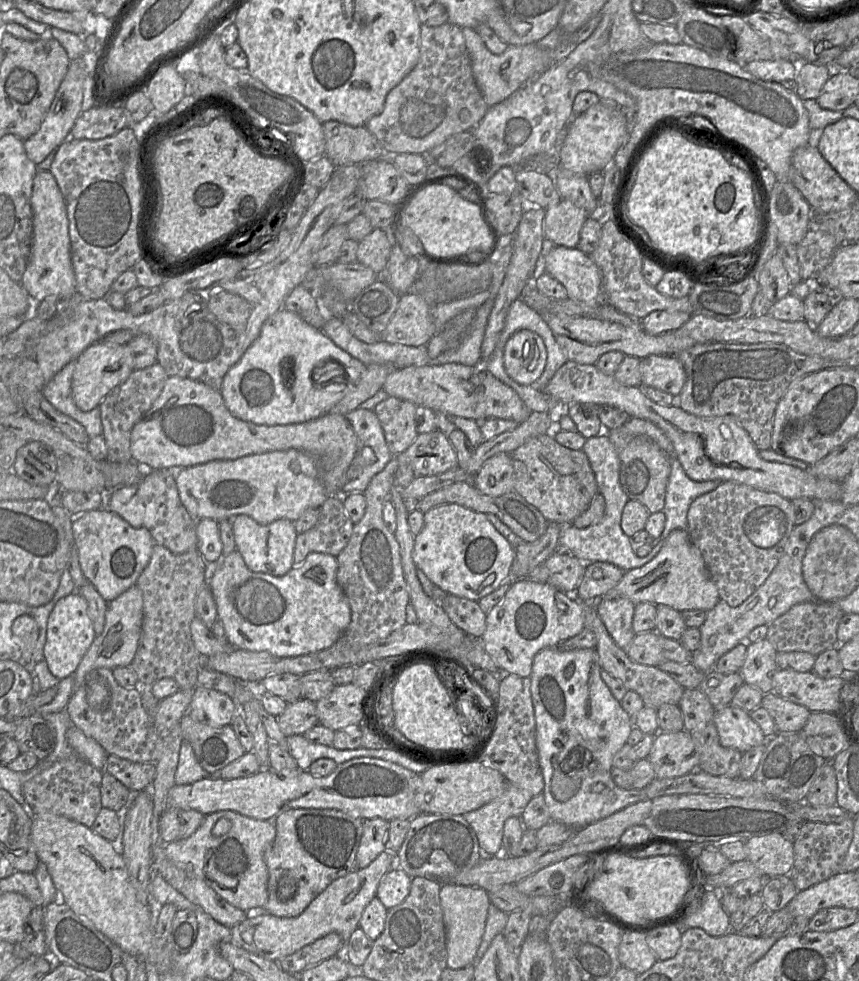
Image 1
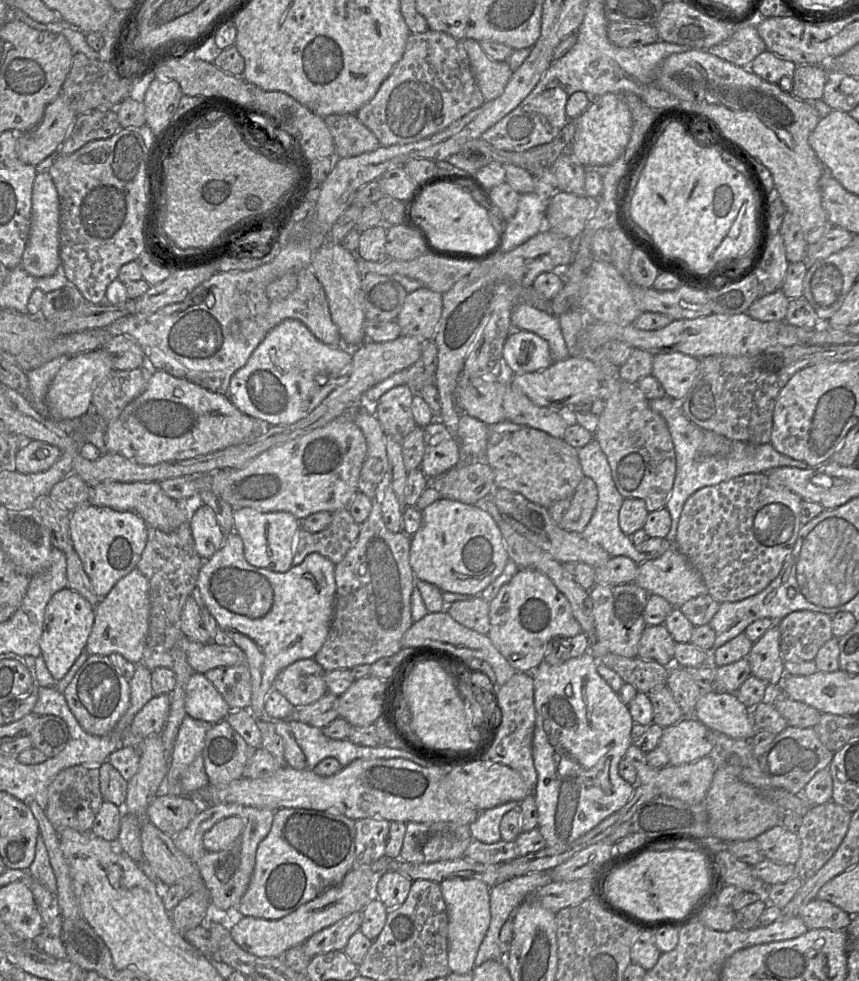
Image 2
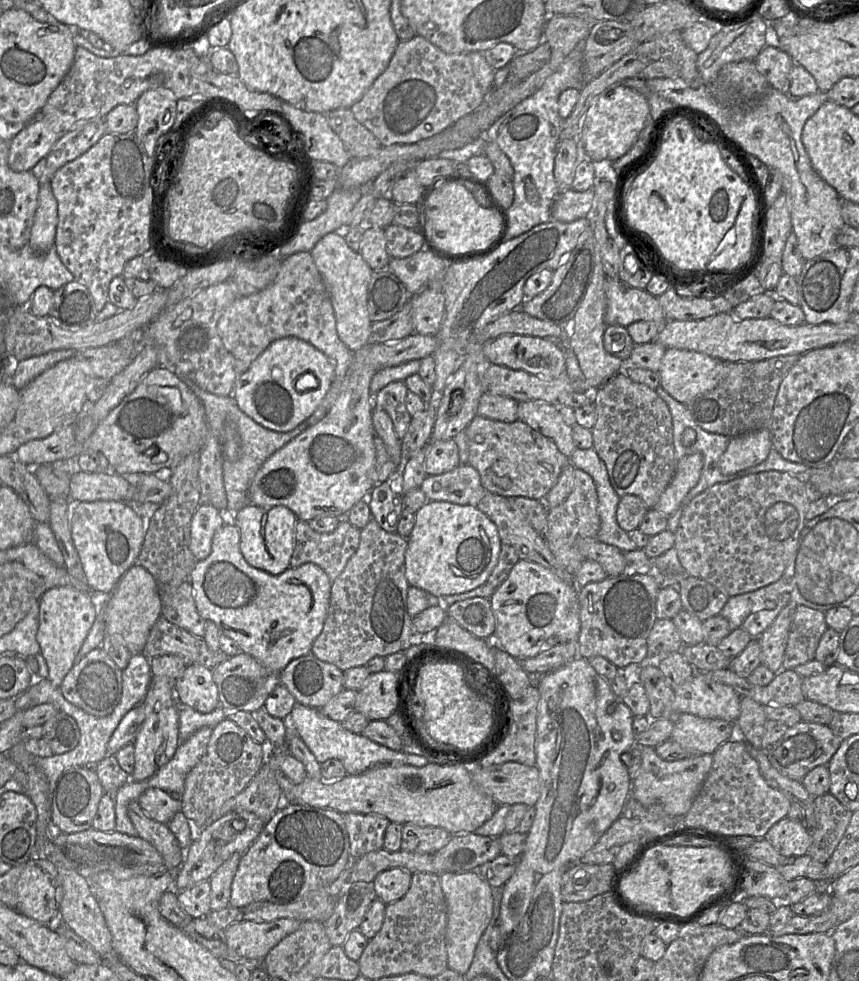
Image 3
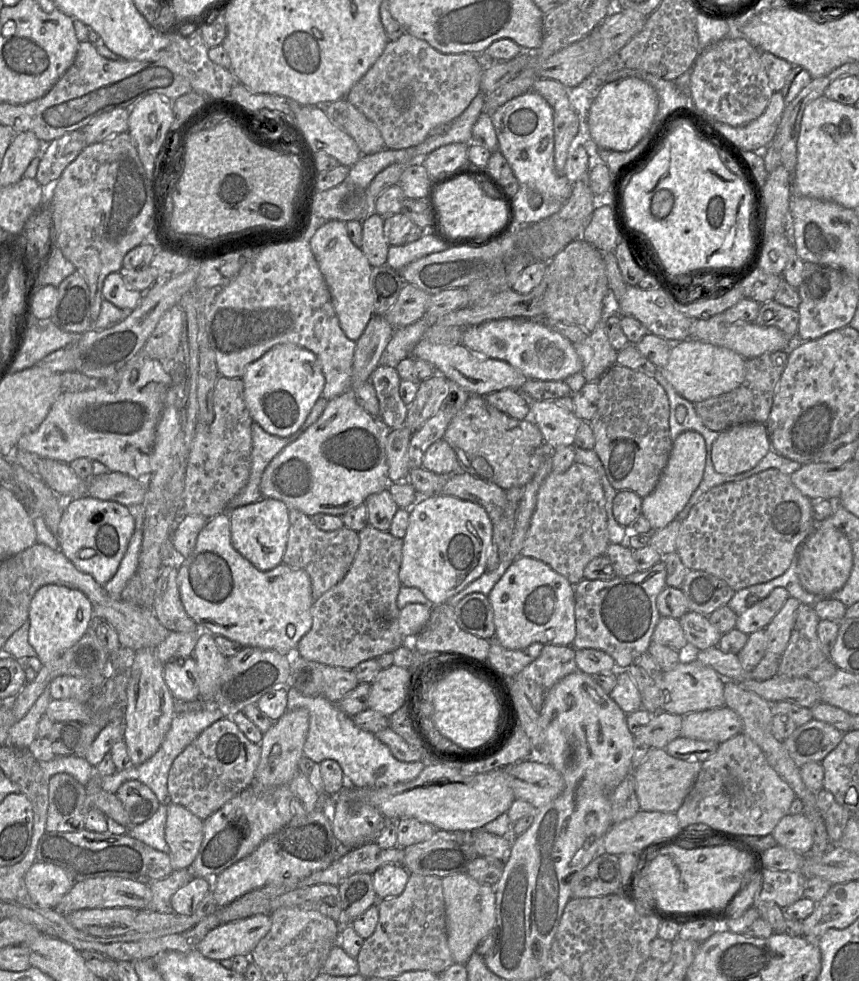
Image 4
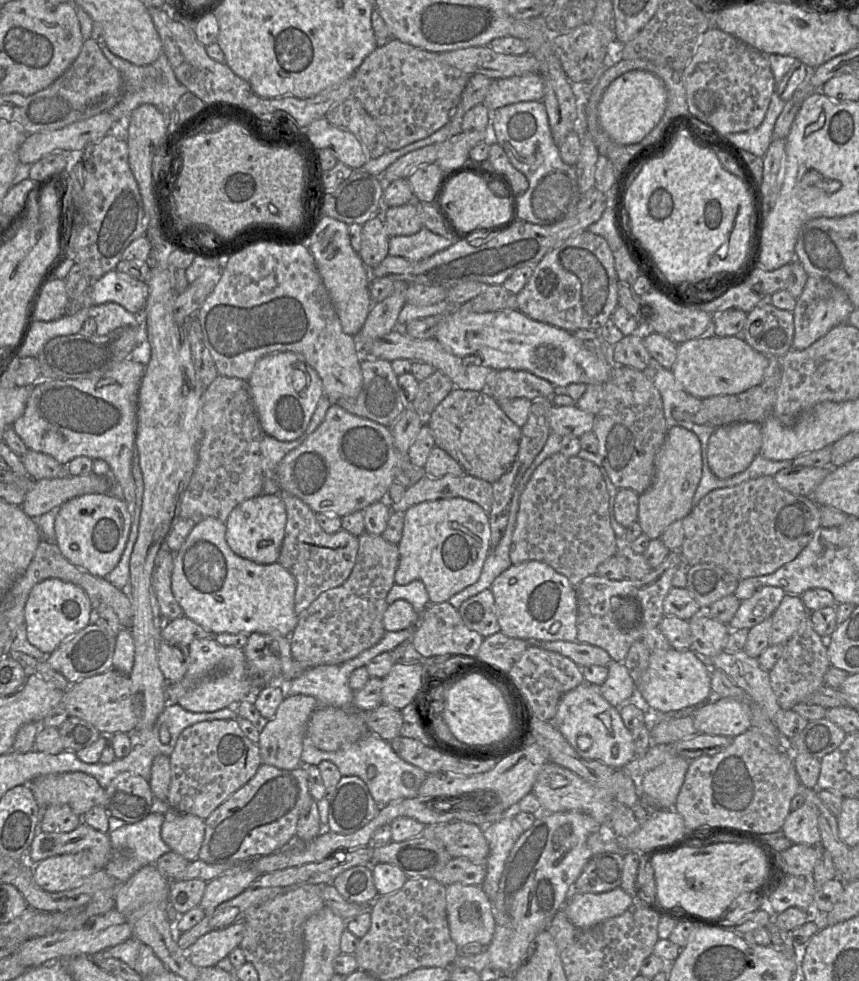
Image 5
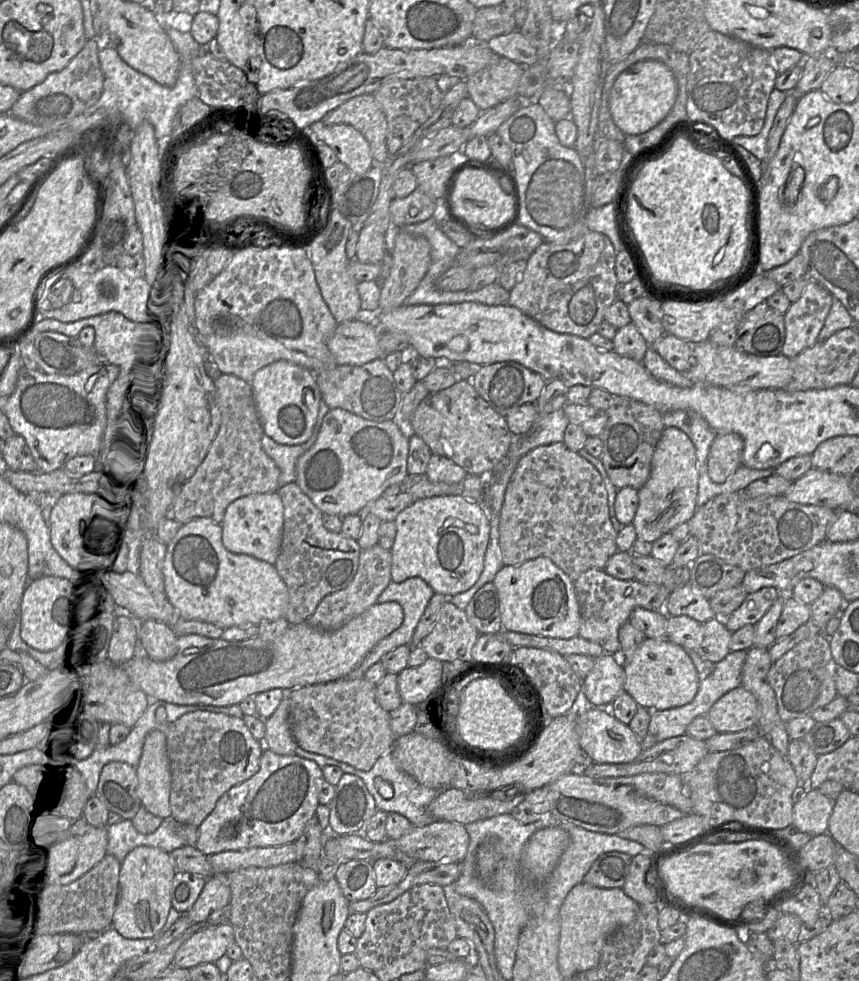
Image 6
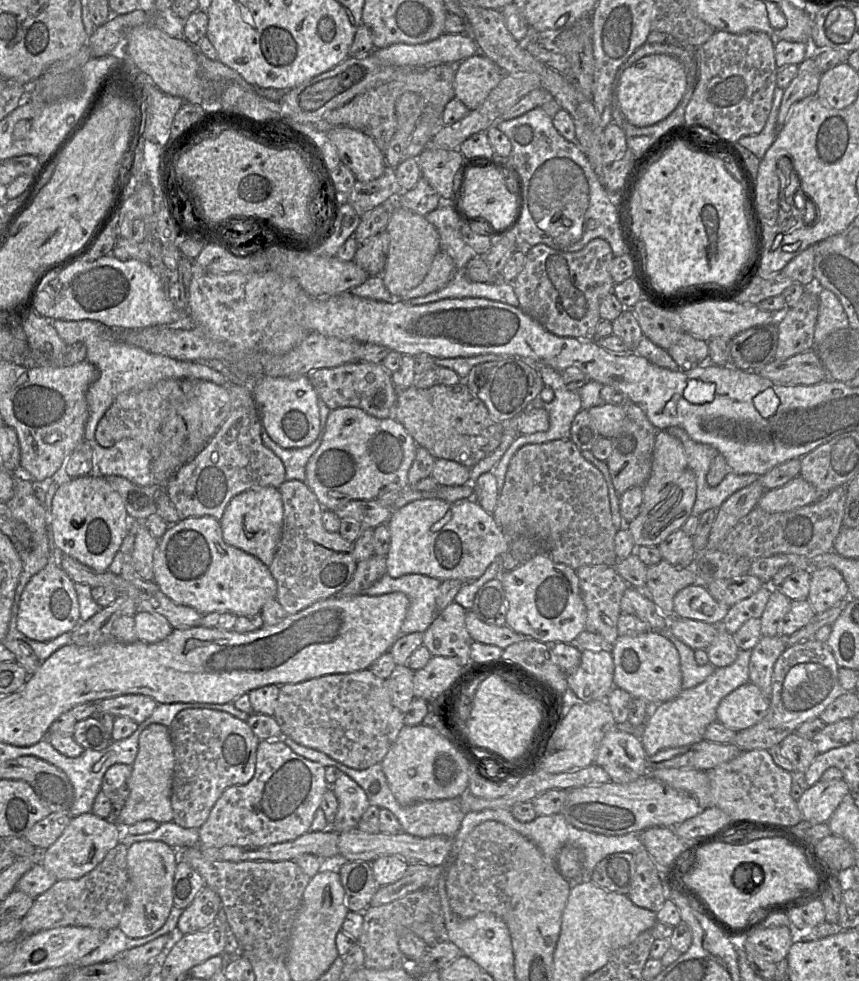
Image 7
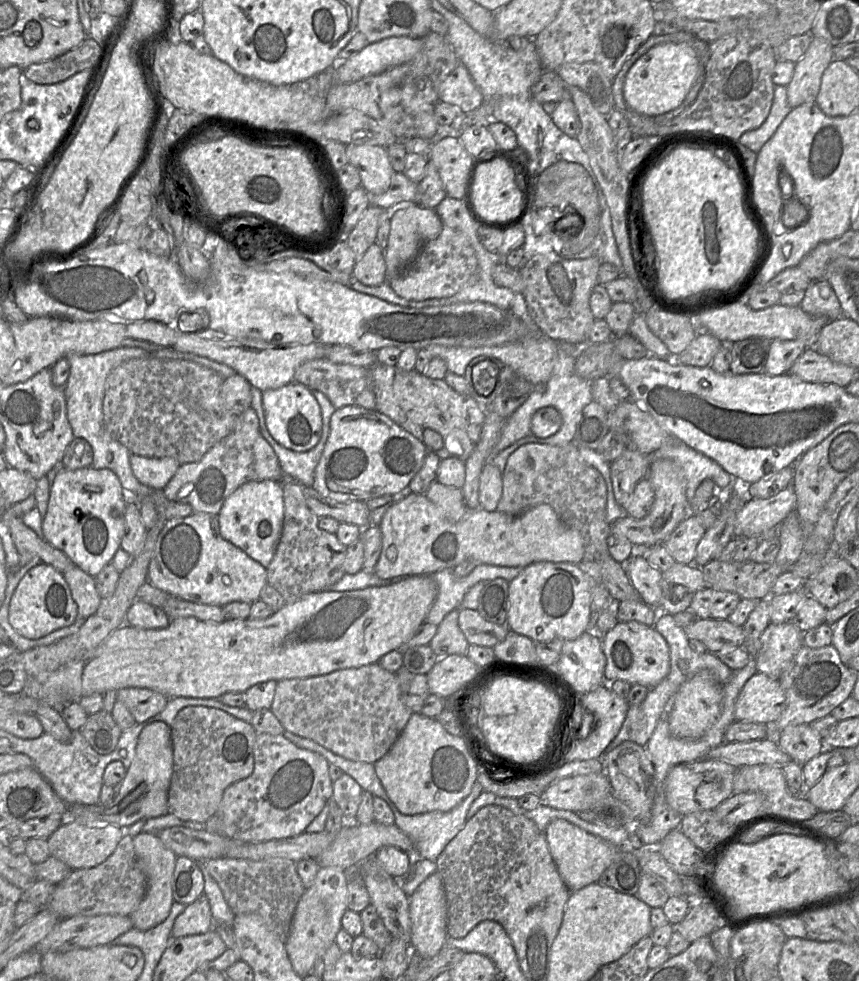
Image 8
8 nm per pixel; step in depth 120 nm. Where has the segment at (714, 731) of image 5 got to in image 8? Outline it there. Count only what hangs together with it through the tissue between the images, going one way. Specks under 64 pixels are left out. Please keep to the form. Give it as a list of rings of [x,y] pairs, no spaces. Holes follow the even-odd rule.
[[[757,672],[742,688],[735,703],[735,720],[766,724],[777,720],[786,696],[779,680]]]

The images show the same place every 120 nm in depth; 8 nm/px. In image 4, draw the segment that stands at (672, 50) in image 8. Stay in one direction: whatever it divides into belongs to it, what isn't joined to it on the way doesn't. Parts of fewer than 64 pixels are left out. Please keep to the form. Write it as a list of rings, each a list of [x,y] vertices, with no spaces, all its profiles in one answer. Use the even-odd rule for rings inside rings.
[[[627,77],[605,83],[598,91],[589,111],[589,131],[601,149],[627,152],[649,132],[658,110],[658,96],[646,81]]]

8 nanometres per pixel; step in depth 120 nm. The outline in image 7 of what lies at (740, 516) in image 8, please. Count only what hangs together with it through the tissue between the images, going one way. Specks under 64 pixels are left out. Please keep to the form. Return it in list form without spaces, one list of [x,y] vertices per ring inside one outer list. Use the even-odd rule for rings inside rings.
[[[801,476],[782,487],[766,490],[757,507],[769,513],[788,512],[820,499],[819,492]]]

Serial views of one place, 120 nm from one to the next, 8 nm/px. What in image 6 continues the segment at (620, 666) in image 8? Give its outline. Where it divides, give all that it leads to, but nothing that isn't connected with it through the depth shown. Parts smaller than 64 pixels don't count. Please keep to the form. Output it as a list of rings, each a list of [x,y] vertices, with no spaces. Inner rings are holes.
[[[645,638],[630,658],[622,660],[625,675],[623,689],[639,706],[645,707],[650,711],[650,717],[651,711],[666,710],[669,708],[683,706],[691,702],[698,691],[700,679],[687,650],[672,643],[667,638]]]

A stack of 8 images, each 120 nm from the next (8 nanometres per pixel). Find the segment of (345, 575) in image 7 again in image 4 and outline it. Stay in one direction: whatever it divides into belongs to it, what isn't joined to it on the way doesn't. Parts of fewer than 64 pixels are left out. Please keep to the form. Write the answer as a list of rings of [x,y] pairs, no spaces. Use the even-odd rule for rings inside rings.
[[[289,508],[289,531],[282,563],[307,572],[314,600],[336,585],[349,570],[359,546],[358,532],[345,526],[323,531],[316,527],[310,516],[296,508]]]

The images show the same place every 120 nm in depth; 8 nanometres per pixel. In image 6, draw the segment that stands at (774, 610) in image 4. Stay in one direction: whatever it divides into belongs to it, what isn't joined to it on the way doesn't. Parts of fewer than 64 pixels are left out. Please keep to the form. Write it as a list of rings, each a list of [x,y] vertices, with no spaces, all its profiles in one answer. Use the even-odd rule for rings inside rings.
[[[764,587],[748,594],[741,606],[724,618],[728,630],[735,632],[745,625],[756,625],[782,594],[775,587]]]

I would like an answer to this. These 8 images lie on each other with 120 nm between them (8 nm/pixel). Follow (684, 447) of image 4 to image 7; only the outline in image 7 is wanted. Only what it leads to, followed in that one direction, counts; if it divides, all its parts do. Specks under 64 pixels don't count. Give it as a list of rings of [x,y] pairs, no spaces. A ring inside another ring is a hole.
[[[658,431],[653,448],[651,473],[643,485],[640,513],[625,524],[635,546],[658,546],[672,532],[681,529],[691,515],[696,491],[696,479],[688,465],[682,442],[667,431]]]

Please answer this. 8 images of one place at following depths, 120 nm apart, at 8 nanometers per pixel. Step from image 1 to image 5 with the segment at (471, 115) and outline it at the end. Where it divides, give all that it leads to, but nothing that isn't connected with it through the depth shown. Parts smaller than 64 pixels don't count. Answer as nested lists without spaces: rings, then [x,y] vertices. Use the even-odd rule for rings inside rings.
[[[394,39],[386,45],[377,47],[374,51],[372,51],[355,71],[353,74],[353,97],[361,102],[365,110],[376,120],[378,125],[383,130],[386,137],[387,150],[399,150],[413,142],[429,137],[449,122],[451,119],[451,110],[454,109],[459,103],[469,77],[470,75],[462,72],[461,70],[450,66],[444,61],[440,61],[439,53],[417,48],[398,39]]]

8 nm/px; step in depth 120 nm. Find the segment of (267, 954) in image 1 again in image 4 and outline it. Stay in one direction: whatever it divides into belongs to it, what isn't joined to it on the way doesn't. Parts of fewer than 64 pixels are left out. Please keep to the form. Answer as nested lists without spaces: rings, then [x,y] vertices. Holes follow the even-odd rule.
[[[256,914],[212,929],[197,944],[204,957],[221,961],[237,955],[249,956],[258,942],[269,932],[269,914]]]

